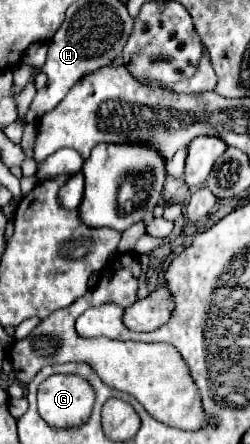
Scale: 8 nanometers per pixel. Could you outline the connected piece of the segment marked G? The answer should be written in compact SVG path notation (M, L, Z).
M50 376L39 385L38 408L52 426L80 426L94 404L92 386L76 376Z

